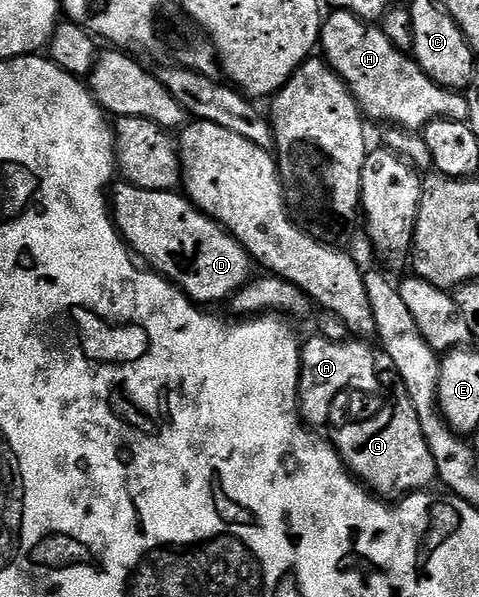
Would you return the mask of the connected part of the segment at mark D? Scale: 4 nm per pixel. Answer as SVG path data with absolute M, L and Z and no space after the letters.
M124 182L118 183L116 188L111 196L111 215L121 239L129 245L134 257L140 258L157 275L165 277L170 284L176 284L194 304L209 306L205 304L217 304L225 299L228 301L250 283L255 264L249 251L210 216L205 216L195 205L190 204L180 191L143 190Z

